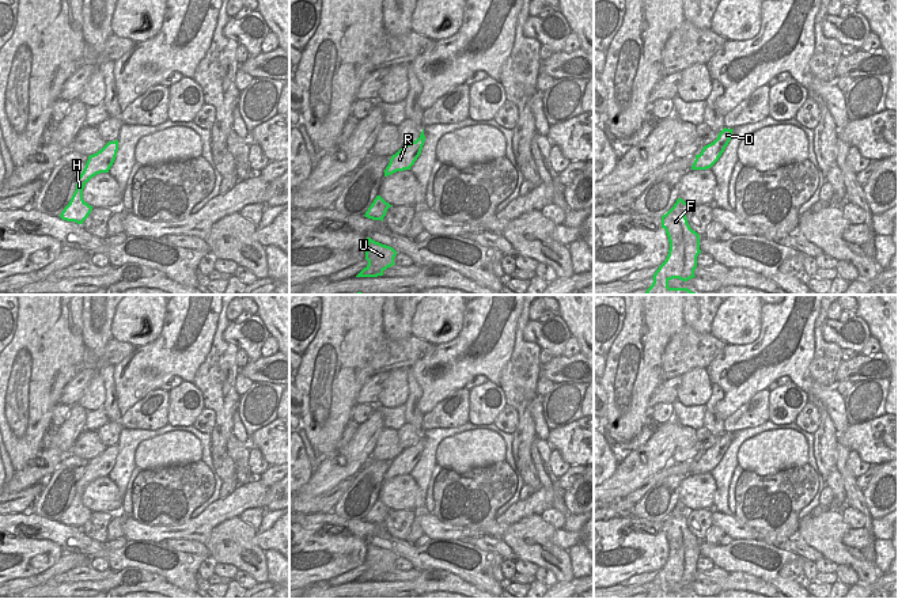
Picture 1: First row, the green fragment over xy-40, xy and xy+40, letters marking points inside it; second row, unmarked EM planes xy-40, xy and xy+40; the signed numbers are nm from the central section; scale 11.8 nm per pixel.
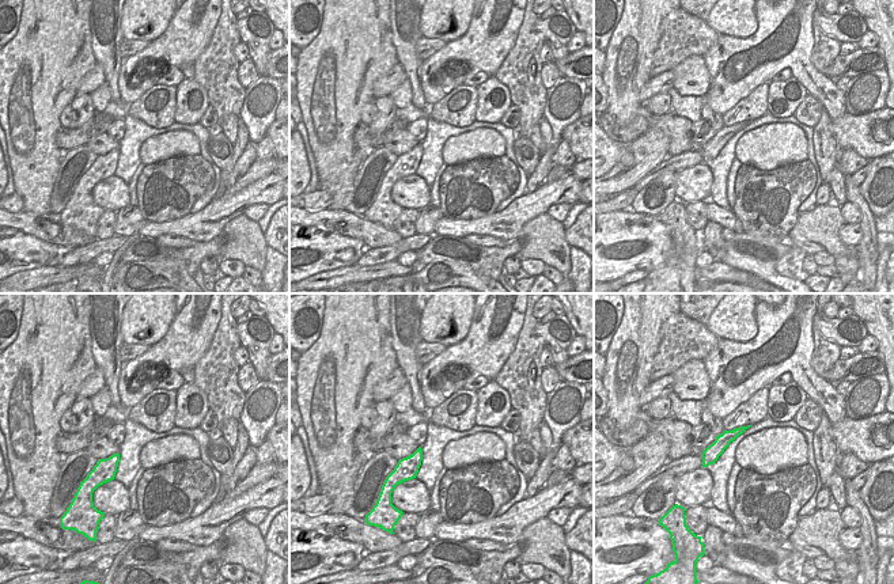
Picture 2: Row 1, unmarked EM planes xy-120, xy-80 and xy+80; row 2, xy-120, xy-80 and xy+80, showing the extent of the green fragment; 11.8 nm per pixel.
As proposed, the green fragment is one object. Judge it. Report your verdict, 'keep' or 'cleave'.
cleave

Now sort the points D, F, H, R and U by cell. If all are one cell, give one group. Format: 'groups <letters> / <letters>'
groups D H R / F U

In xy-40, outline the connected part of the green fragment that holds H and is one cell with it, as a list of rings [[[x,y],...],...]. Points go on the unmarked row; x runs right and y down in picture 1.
[[[118,444],[109,446],[101,455],[88,460],[86,471],[77,482],[76,494],[64,512],[60,522],[67,526],[75,526],[83,528],[92,515],[92,511],[83,504],[83,493],[86,488],[101,477],[109,477],[113,470],[118,455]]]

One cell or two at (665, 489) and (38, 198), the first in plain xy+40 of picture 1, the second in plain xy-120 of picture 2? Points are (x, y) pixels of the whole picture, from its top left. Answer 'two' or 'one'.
two

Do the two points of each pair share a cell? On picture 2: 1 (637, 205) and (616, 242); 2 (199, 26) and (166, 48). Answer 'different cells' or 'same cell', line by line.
1: different cells
2: same cell

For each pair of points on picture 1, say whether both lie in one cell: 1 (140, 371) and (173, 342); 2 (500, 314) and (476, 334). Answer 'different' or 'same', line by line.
1: same
2: same

